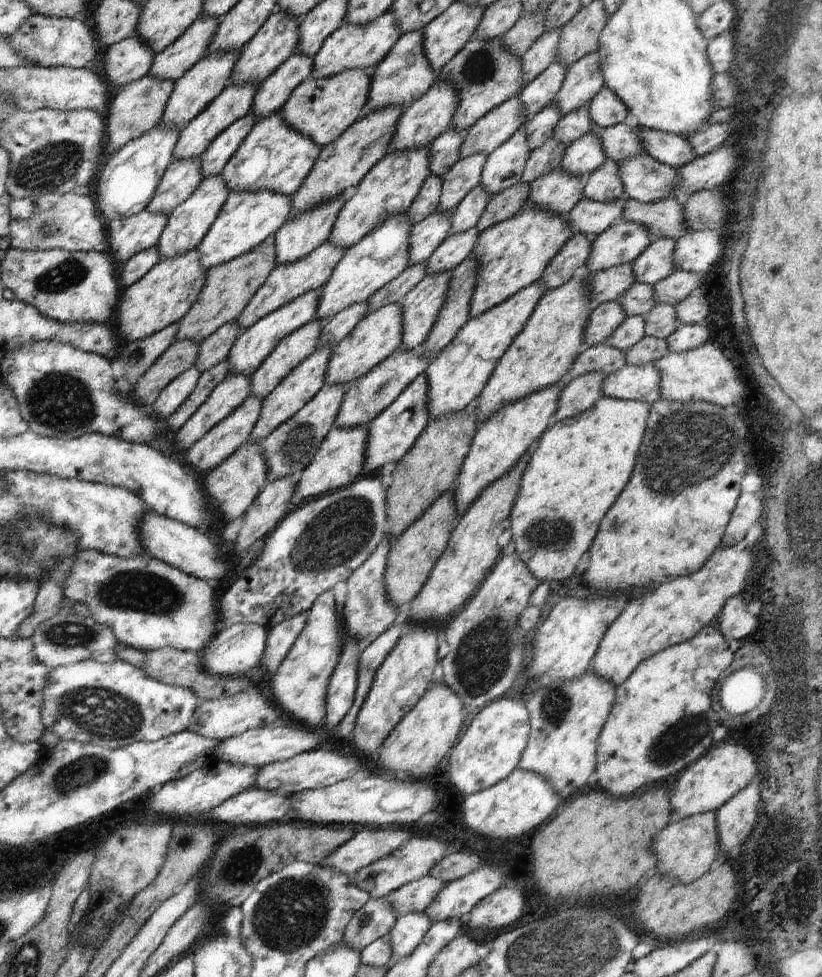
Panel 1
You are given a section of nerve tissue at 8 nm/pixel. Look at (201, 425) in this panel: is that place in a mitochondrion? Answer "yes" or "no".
no

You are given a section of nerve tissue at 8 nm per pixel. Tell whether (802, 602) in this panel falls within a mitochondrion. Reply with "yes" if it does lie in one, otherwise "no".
yes

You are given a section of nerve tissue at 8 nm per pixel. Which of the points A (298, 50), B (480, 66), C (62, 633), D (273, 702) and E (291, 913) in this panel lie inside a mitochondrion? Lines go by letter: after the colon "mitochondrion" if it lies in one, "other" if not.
A: other
B: mitochondrion
C: mitochondrion
D: other
E: mitochondrion

